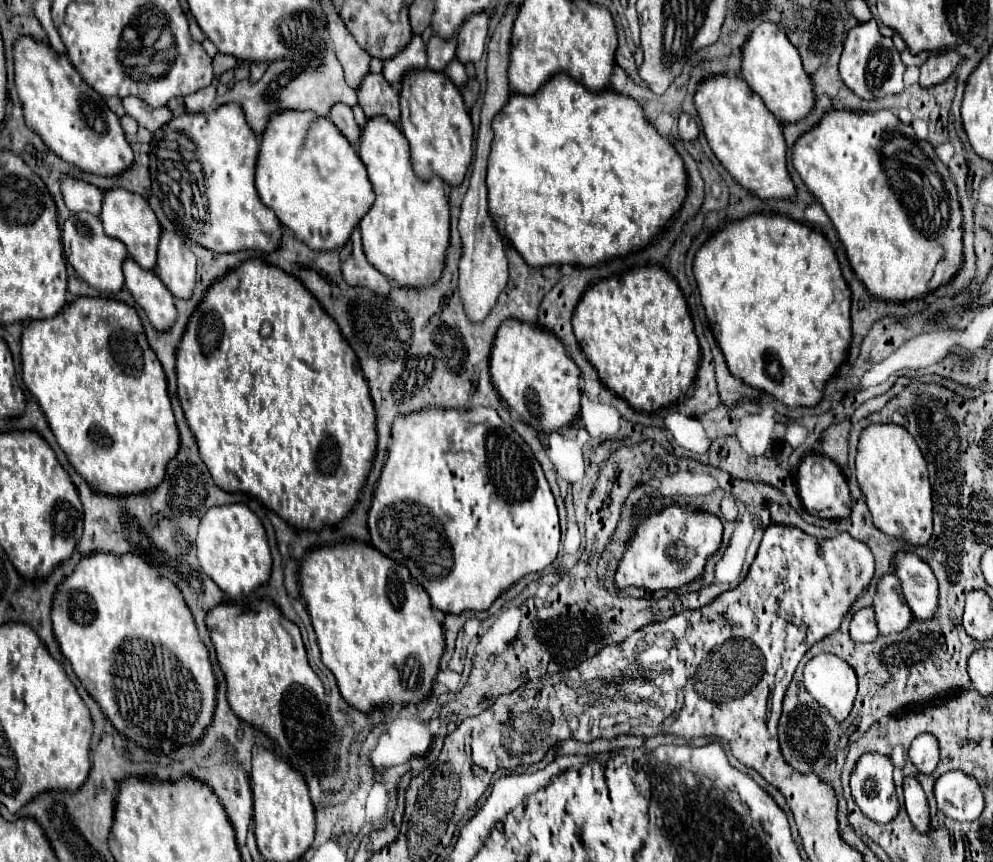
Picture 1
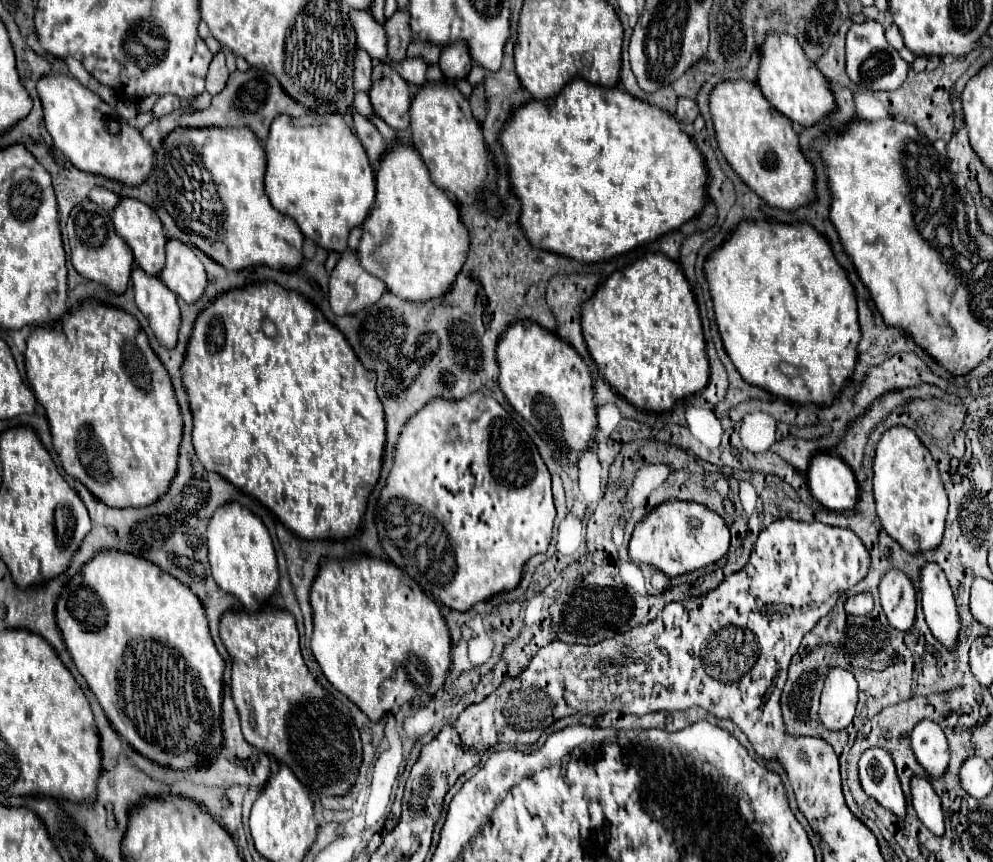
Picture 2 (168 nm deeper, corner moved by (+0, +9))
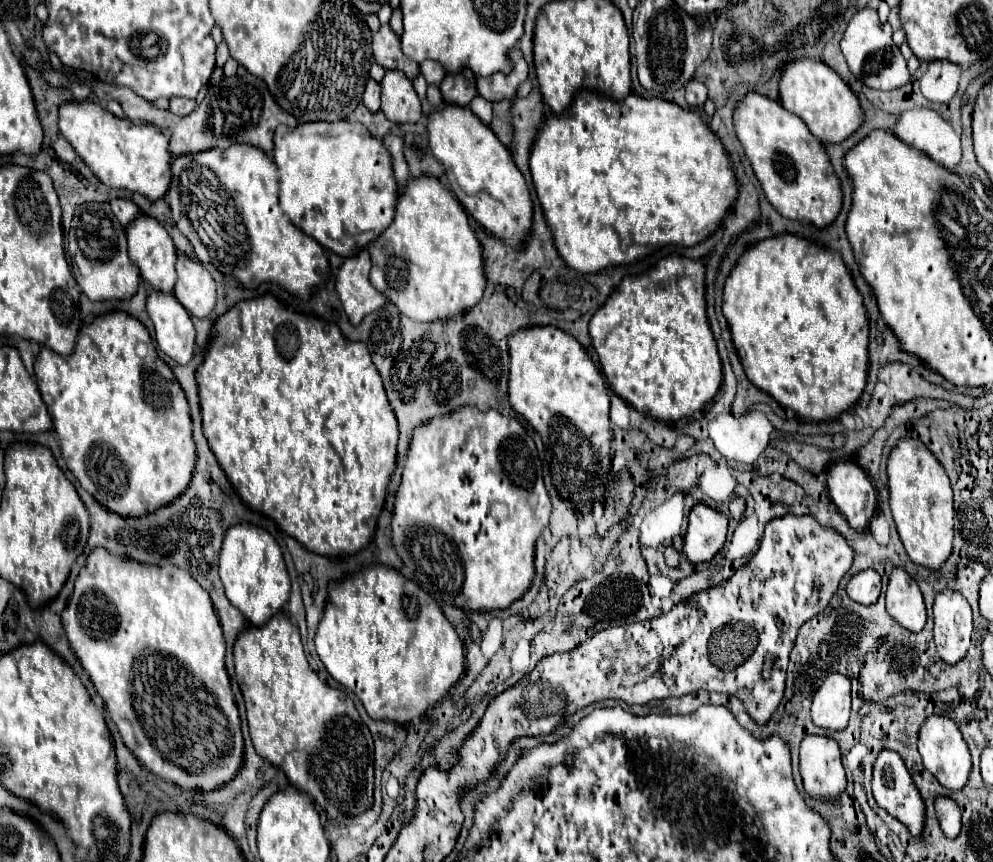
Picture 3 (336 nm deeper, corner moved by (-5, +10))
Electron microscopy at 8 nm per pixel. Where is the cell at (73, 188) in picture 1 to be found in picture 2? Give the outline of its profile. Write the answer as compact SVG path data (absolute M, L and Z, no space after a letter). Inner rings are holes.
M92 189L92 193L90 193L90 201L94 201L94 203L98 203L102 209L106 209L106 211L114 211L114 207L118 205L118 201L120 201L120 197L116 195L116 193L112 193L112 191L108 191L108 189Z

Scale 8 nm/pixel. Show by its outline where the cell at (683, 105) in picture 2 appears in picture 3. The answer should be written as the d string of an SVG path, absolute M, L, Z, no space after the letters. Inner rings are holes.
M691 80L691 82L687 84L687 94L685 94L685 98L687 98L689 106L701 106L701 104L707 100L707 88L705 88L701 82Z

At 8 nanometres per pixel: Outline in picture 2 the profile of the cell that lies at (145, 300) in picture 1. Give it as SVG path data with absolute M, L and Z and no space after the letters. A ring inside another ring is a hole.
M140 267L132 271L132 283L136 293L136 305L148 319L158 343L172 349L178 343L180 333L180 309L176 295L158 279L146 275Z

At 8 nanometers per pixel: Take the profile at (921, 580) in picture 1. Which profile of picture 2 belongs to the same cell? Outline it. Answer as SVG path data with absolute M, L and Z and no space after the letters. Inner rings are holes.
M928 563L922 569L920 583L922 583L922 609L926 615L926 623L932 635L948 651L954 651L960 633L960 617L948 579L936 563Z

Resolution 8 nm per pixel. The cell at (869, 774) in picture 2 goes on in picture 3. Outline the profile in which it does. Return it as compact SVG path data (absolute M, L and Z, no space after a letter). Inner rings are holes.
M883 750L877 756L877 762L873 766L873 796L875 796L875 802L881 808L885 808L889 814L893 814L897 820L901 820L913 836L919 836L919 832L923 828L925 806L923 806L923 800L921 800L909 772L907 772L901 756L893 750Z

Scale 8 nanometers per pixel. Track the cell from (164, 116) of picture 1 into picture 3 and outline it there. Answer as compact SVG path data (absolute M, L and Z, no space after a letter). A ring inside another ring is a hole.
M177 96L169 98L169 110L171 110L173 114L177 114L177 116L187 116L187 114L191 114L191 112L195 110L195 106L197 106L195 100L177 98Z

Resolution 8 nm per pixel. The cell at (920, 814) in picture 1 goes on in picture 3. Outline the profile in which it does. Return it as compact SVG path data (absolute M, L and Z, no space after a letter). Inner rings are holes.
M937 796L935 798L935 812L939 826L947 838L957 838L961 830L961 812L959 806L947 798L947 796Z

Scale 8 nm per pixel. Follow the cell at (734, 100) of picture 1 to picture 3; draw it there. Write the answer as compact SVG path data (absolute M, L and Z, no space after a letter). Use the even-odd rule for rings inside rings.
M747 92L733 112L735 134L747 160L773 208L789 220L829 226L841 208L839 180L823 150L823 144L807 130L799 116L787 112L777 100L757 92Z

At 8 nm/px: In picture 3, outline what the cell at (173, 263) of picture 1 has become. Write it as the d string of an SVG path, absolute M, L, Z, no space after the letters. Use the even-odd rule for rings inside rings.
M177 254L177 282L173 288L175 298L185 306L185 310L197 318L209 316L215 306L215 280L201 266L201 262L189 258L187 254Z

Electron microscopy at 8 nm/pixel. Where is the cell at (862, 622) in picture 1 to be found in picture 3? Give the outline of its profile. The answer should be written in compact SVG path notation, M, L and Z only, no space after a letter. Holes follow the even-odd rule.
M875 570L859 572L847 584L847 596L859 604L875 604L879 592L881 592L881 576Z

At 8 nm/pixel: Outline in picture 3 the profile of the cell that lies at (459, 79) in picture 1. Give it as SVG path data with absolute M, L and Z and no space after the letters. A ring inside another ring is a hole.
M475 96L475 100L471 100L469 108L475 112L475 116L479 116L485 124L491 122L491 102L481 98L481 96Z

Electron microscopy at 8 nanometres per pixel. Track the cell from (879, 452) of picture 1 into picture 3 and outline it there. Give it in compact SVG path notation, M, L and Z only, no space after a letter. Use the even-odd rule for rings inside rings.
M901 438L887 460L889 506L909 558L925 568L941 568L953 550L953 492L945 468L915 438Z

